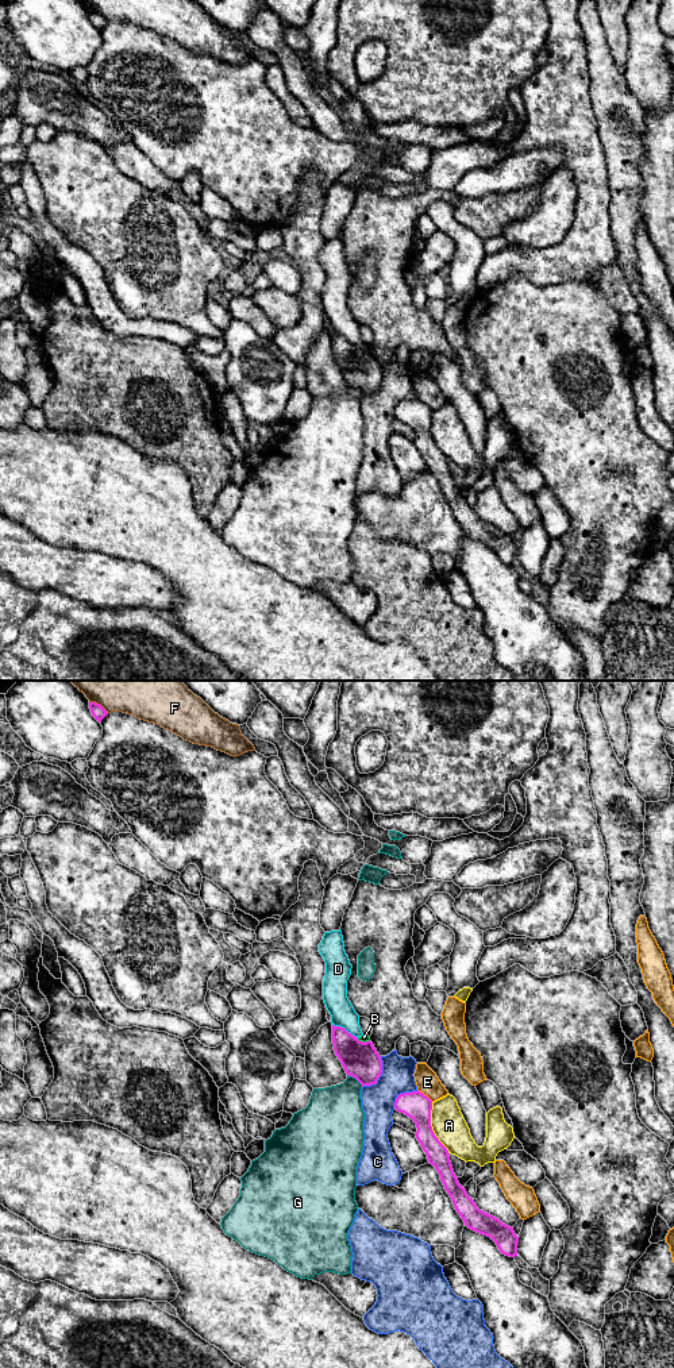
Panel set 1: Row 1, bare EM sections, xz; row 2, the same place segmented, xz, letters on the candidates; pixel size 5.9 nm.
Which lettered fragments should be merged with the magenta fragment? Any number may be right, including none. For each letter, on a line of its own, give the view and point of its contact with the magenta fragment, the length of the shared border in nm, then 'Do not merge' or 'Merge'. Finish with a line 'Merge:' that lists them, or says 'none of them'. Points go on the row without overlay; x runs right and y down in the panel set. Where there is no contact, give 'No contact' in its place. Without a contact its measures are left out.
A: Touches magenta at xz (431, 436). Shared border 320 nm. Do not merge
B: Touches magenta at xz (362, 350). Shared border 80 nm. Do not merge
C: Touches magenta at xz (380, 384). Shared border 220 nm. Do not merge
D: Touches magenta at xz (343, 336). Shared border 170 nm. Do not merge
E: Touches magenta at xz (426, 404). Shared border 120 nm. Do not merge
F: Touches magenta at xz (97, 12). Shared border 130 nm. Do not merge
G: Touches magenta at xz (355, 386). Shared border 120 nm. Do not merge
Merge: none of them

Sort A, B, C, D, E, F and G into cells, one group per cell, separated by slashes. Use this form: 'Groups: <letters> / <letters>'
Groups: A / B D / C / E / F / G

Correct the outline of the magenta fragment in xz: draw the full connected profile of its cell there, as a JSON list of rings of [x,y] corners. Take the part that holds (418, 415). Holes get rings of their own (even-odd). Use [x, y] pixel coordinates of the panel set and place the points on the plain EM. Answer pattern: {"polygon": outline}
{"polygon": [[[419,398],[404,401],[397,404],[394,417],[412,427],[416,432],[416,447],[425,461],[428,471],[440,483],[444,498],[465,533],[479,543],[490,546],[502,563],[509,566],[517,564],[519,546],[515,543],[513,536],[479,519],[467,504],[465,496],[459,493],[450,470],[450,462],[435,444],[431,435],[432,409]]]}

